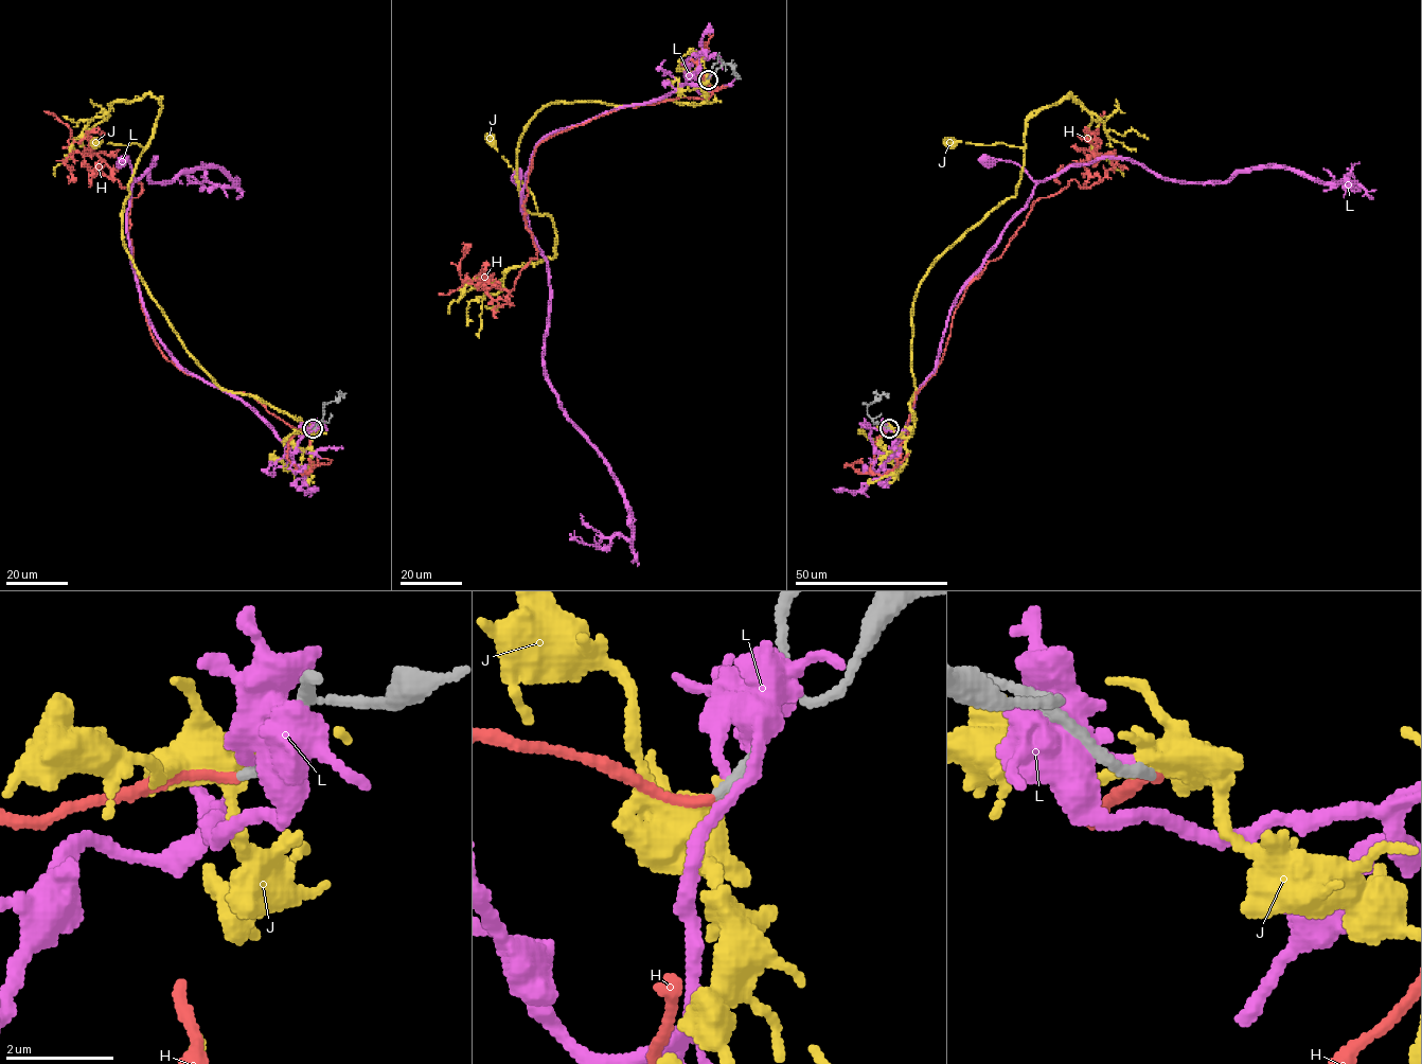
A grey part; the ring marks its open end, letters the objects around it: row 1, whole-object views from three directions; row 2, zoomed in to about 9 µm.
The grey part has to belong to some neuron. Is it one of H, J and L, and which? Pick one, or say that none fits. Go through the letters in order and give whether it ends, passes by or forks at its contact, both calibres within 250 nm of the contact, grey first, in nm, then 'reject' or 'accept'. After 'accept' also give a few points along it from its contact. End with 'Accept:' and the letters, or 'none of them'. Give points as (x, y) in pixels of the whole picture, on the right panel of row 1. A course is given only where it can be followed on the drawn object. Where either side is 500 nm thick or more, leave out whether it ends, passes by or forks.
H: it ends there; 200 nm thick on the grey side, 170 nm on the other; accept
J: it ends there; 220 nm thick on the grey side, 460 nm on the other; reject
L: it ends there; 220 nm thick on the grey side, 190 nm on the other; reject
Accept: H

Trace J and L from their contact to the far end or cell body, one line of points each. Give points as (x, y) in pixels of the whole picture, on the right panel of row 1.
J: (888, 427), (904, 437), (911, 432), (919, 285), (964, 233), (1015, 195), (1023, 165), (1018, 146), (947, 141)
L: (888, 427), (904, 432), (894, 447), (914, 396), (932, 373), (956, 296), (1036, 182), (1014, 163), (987, 160)

